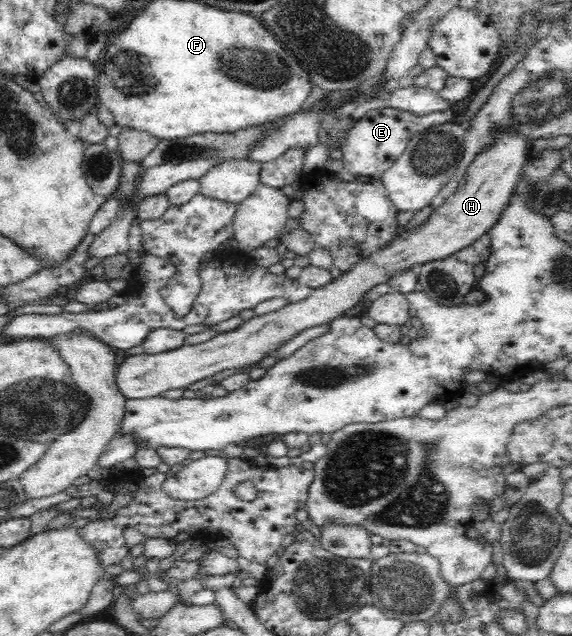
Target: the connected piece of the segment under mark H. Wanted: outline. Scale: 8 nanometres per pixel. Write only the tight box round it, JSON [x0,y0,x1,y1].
[115,130,530,399]

